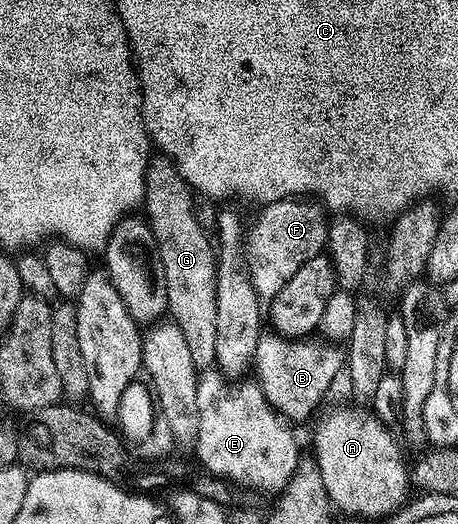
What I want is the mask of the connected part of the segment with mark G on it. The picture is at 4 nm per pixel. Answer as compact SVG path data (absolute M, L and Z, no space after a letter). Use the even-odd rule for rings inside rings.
M160 153L150 158L145 170L143 215L147 220L163 261L163 277L167 277L167 315L183 329L191 361L199 369L216 364L215 357L215 293L217 292L217 257L215 243L197 220L193 208L195 192L179 173L177 164Z

